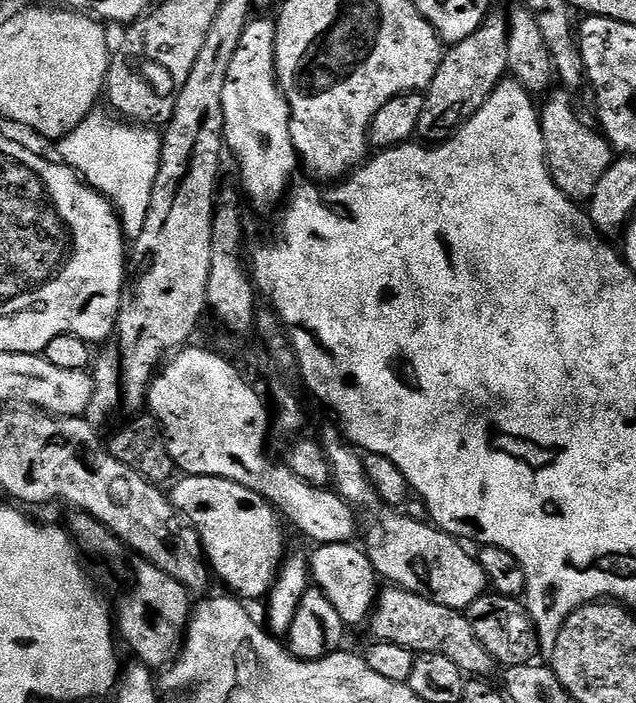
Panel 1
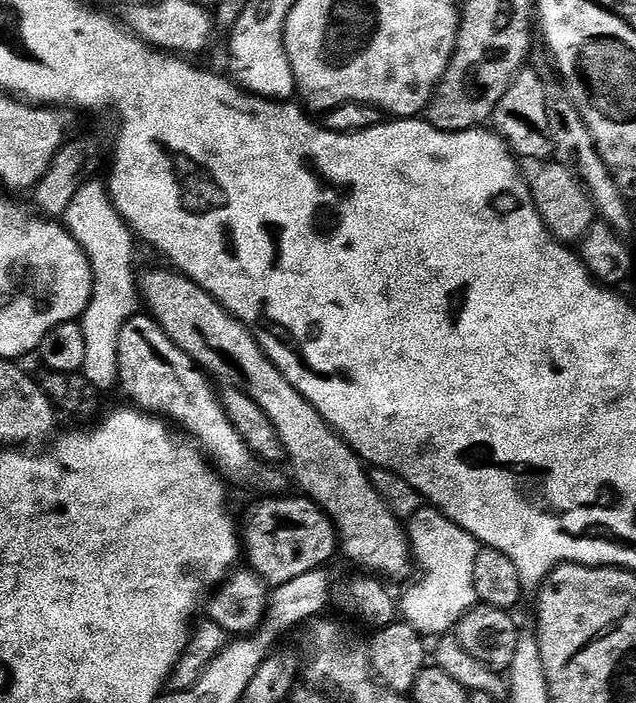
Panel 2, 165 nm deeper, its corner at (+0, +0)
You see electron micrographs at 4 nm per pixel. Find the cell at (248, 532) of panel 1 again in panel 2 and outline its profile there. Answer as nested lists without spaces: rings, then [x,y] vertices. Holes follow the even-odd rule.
[[[303,494],[287,496],[264,498],[268,500],[254,505],[252,513],[248,516],[248,529],[243,529],[242,532],[242,544],[246,549],[246,560],[248,556],[247,567],[259,574],[264,579],[265,584],[269,586],[291,582],[292,579],[299,578],[301,574],[310,574],[310,570],[325,567],[329,563],[327,560],[332,555],[337,555],[338,552],[338,537],[330,517],[315,502]]]

